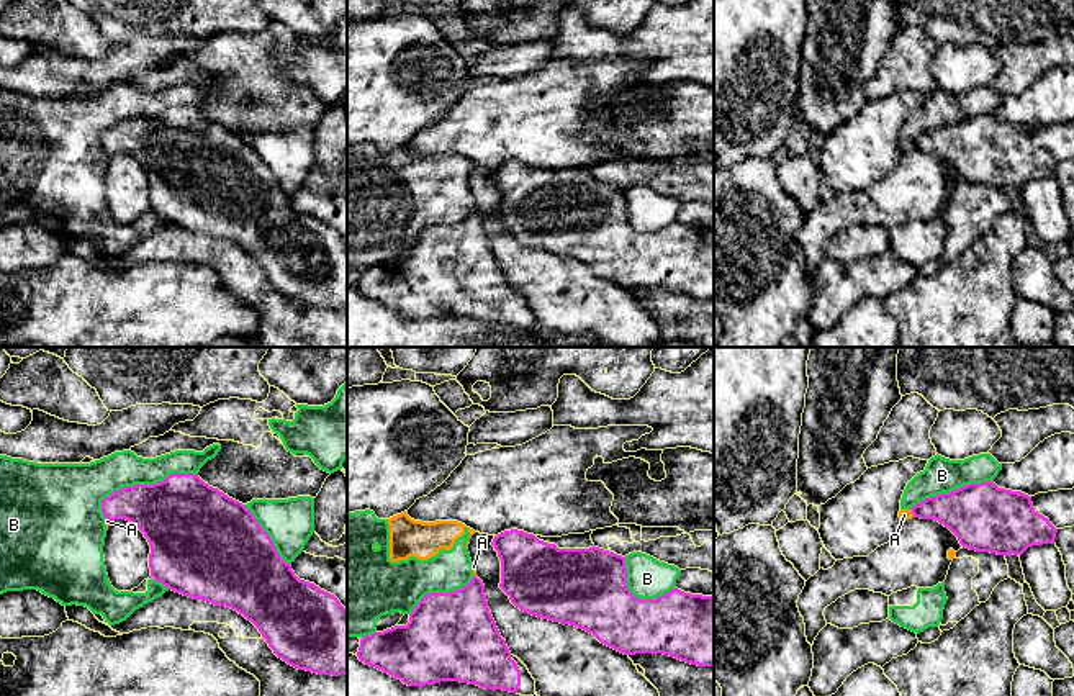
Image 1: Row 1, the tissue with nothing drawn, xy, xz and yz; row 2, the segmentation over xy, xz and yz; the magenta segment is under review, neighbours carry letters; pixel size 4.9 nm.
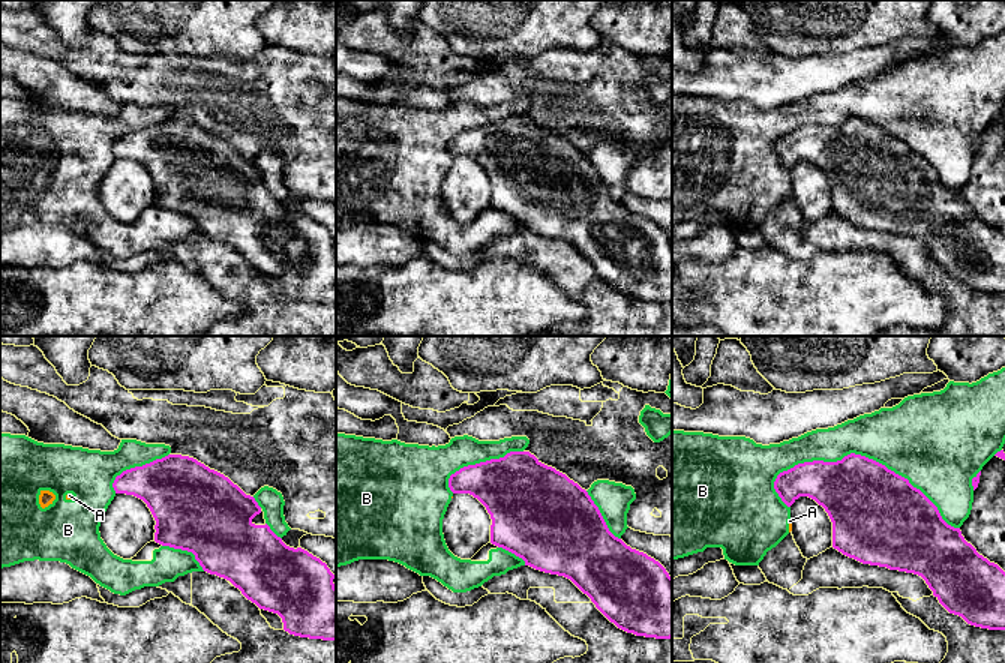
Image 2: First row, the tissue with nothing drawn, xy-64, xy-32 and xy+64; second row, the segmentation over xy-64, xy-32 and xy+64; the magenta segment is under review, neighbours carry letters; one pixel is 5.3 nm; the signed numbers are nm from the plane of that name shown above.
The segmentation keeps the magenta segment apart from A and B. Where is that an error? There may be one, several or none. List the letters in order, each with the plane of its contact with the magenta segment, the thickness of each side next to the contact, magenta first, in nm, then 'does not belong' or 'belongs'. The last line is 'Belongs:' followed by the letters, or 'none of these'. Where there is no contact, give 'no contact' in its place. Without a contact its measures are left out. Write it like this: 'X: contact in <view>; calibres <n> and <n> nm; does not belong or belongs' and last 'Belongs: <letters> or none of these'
A: contact in yz; calibres 220 and 60 nm; does not belong
B: contact in xy; calibres 400 and 190 nm; does not belong
Belongs: none of these

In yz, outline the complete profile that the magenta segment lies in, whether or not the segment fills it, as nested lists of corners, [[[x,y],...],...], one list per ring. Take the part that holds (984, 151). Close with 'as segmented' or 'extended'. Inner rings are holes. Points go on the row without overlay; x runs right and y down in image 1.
[[[994,115],[969,116],[917,136],[914,151],[935,152],[969,183],[1022,188],[1028,180],[1054,177],[1058,162],[1040,147],[1031,129],[999,121]]]; as segmented

